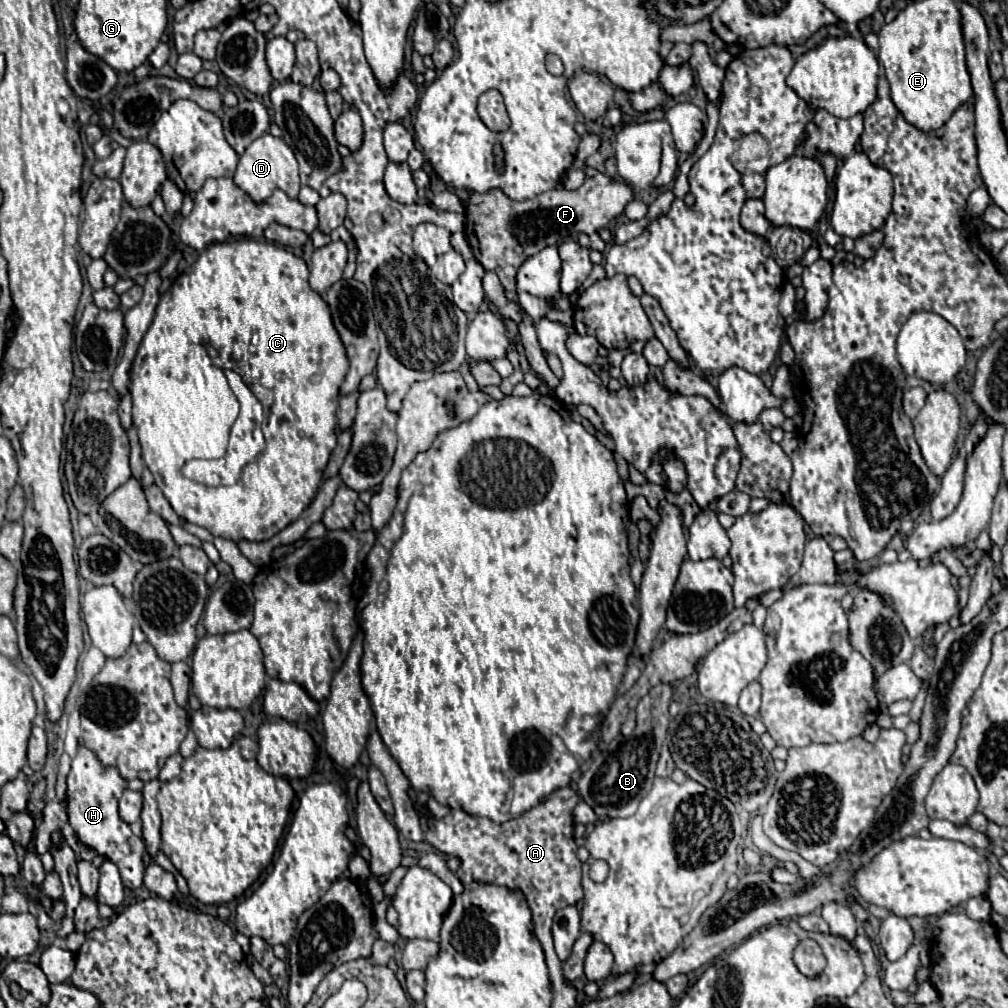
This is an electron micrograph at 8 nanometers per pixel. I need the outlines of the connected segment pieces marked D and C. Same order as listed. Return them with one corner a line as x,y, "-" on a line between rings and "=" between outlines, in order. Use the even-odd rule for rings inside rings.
270,132
262,134
262,138
256,138
246,148
246,152
240,156
238,170
234,174
234,182
258,204
264,202
266,198
270,198
274,190
282,190
290,198
298,198
300,174
298,174
298,162
294,158
294,152
282,138
274,138
=
250,238
210,244
206,248
206,252
184,274
180,274
176,278
172,288
160,296
160,302
156,306
156,316
154,316
154,320
152,320
152,324
150,324
150,328
148,328
146,336
142,338
140,348
138,348
138,364
134,362
134,366
132,366
132,386
130,386
132,418
134,418
134,426
138,430
142,460
146,462
150,472
154,474
156,486
162,489
173,510
176,514
180,514
180,518
206,528
212,536
220,536
220,538
234,540
234,542
238,542
238,540
260,542
260,540
272,538
274,534
278,534
278,530
282,530
294,518
298,518
298,514
302,514
302,510
312,502
314,494
318,492
318,488
322,484
322,470
330,458
330,452
336,446
334,426
336,426
338,390
340,390
340,384
344,382
346,372
348,372
348,358
346,358
344,346
338,338
338,332
334,330
334,324
330,318
330,308
326,306
322,296
308,286
308,266
302,258
294,256
290,250
286,250
282,246
256,242
-
236,356
250,356
246,360
246,364
250,366
250,374
246,372
246,378
248,378
248,384
250,384
254,396
264,406
262,430
264,430
264,438
266,438
266,448
254,462
250,462
250,466
244,468
240,480
234,486
206,486
206,484
200,484
200,482
186,478
182,474
182,466
192,458
222,458
222,452
226,452
230,428
232,428
234,420
238,418
238,400
234,398
234,392
230,390
224,372
236,370

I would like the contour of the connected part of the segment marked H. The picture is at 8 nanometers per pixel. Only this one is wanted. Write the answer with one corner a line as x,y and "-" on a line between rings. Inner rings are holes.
82,746
72,760
72,770
68,774
68,818
72,828
76,830
80,842
94,848
98,854
112,860
122,876
122,882
126,888
136,890
142,886
144,876
144,852
146,846
142,838
134,836
130,826
120,820
118,816
118,798
122,796
128,782
120,778
120,774
114,768
104,768
92,750

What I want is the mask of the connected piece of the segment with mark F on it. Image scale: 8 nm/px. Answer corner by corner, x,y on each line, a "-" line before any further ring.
586,168
586,182
578,190
554,188
522,202
510,200
500,190
490,190
488,194
470,192
466,234
484,270
496,272
506,294
516,300
516,270
526,258
546,246
560,246
562,242
576,240
578,234
592,234
594,230
606,228
632,200
634,190
628,182
618,182
596,168

